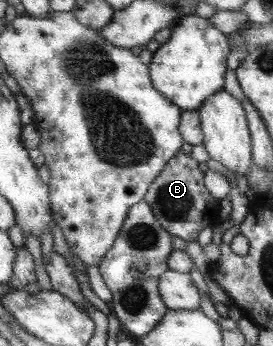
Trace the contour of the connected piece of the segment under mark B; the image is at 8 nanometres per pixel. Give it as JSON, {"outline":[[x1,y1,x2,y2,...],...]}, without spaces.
{"outline":[[180,152,167,163,160,177,150,185,145,200,151,205,165,230,186,243,197,241,199,234,207,226,215,227,221,221,220,200,215,199,206,187,206,173,199,168,199,161,189,153]]}

